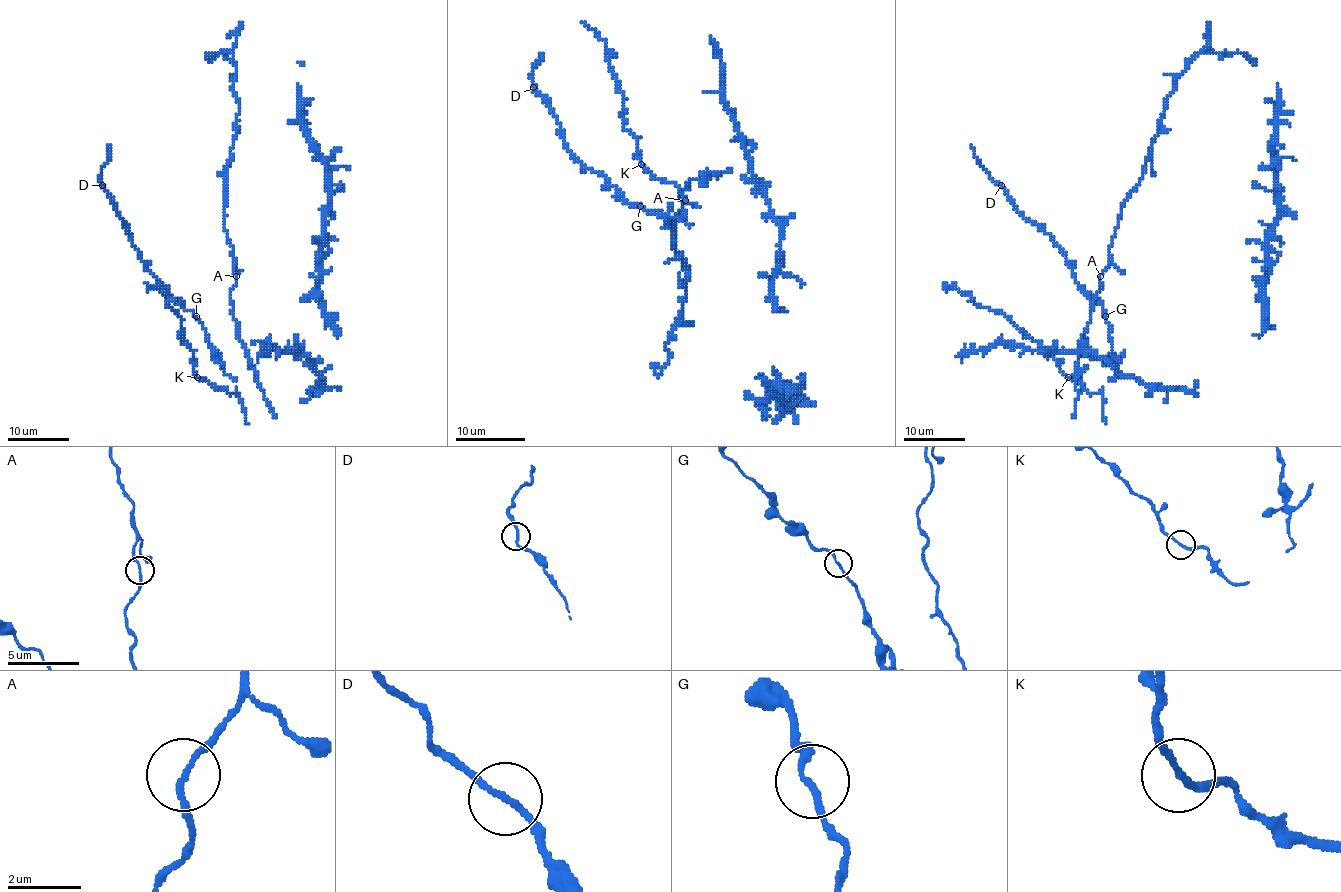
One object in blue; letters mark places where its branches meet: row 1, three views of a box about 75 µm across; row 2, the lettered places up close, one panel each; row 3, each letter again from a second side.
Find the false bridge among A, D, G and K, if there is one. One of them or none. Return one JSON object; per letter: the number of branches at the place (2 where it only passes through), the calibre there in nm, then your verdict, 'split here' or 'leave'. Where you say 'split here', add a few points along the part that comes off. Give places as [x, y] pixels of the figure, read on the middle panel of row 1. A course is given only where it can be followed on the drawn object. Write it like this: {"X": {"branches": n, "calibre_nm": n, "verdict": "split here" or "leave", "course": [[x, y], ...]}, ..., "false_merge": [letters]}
{"A": {"branches": 2, "calibre_nm": 160, "verdict": "leave"}, "D": {"branches": 2, "calibre_nm": 160, "verdict": "leave"}, "G": {"branches": 2, "calibre_nm": 160, "verdict": "leave"}, "K": {"branches": 2, "calibre_nm": 160, "verdict": "leave"}, "false_merge": []}

